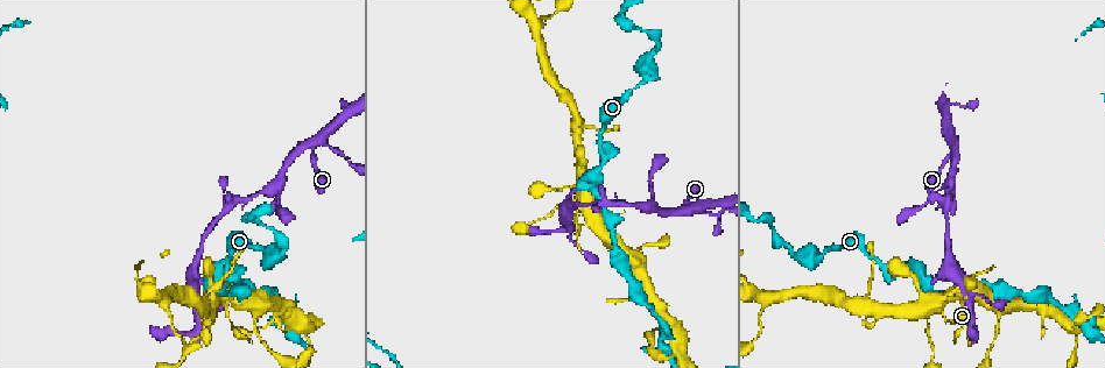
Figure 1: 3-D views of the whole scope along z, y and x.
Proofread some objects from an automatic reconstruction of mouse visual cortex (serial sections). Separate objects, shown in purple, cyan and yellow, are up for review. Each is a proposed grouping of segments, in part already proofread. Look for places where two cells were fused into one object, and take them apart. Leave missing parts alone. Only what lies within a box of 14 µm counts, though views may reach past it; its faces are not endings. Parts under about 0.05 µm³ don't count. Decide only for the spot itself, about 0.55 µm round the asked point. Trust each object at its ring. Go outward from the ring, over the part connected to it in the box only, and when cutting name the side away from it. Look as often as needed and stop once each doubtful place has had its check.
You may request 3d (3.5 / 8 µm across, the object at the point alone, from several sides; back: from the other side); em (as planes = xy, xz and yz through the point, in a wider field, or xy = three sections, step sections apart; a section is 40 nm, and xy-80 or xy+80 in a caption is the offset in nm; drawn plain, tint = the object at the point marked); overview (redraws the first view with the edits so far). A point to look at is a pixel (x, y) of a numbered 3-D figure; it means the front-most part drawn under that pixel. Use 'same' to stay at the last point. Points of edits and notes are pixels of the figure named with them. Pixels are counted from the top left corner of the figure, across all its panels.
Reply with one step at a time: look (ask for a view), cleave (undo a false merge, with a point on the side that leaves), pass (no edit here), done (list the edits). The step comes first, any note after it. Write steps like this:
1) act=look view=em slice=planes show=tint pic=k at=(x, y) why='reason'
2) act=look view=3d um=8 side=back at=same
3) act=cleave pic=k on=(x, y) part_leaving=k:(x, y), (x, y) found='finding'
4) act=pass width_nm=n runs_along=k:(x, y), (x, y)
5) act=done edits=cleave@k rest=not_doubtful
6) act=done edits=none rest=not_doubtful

act=look view=3d um=3.5 side=back pic=1 at=(226, 267) why='sharp bend'

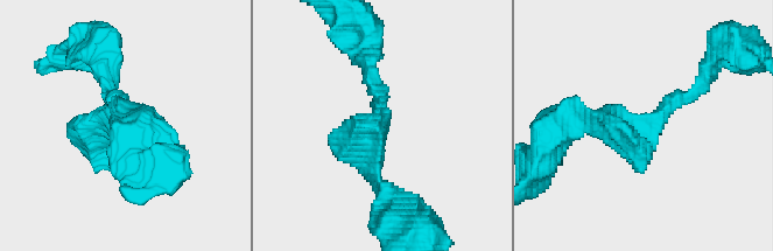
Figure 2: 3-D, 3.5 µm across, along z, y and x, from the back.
act=look view=em slice=xy step=2 show=tint pic=2 at=(384, 119)

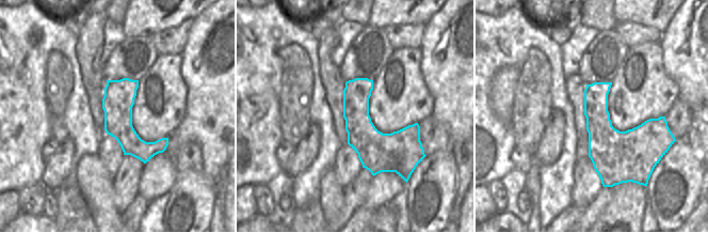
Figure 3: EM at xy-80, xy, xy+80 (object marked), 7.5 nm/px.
act=pass runs_along=3:(109, 82), (118, 125), (140, 146), (163, 146) found='continuous, no second cell'

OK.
act=look view=3d um=3.5 pic=1 at=(683, 211) why='four arms meet'

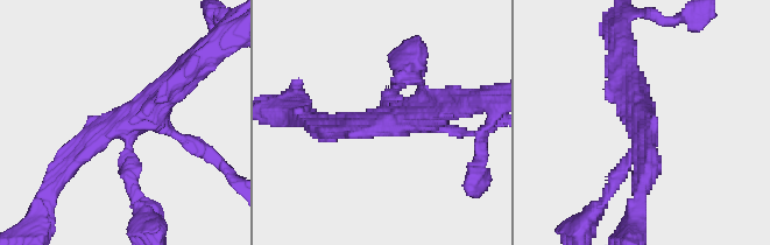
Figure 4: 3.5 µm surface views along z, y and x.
act=look view=em slice=planes show=tint pic=4 at=(643, 131) why='now the EM'

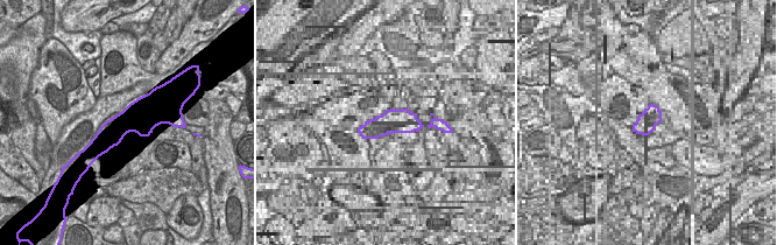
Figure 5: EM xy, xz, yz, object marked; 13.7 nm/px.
act=pass width_nm=460 runs_along=4:(403, 83), (386, 123), (322, 128) found='one cell here'

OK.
act=look view=3d um=8 pic=1 at=(234, 202) why='branch point'

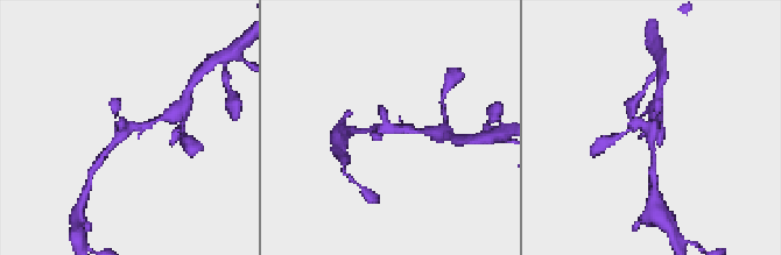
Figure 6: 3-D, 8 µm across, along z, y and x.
act=look view=3d um=3.5 pic=6 at=(651, 128) why='closer look'

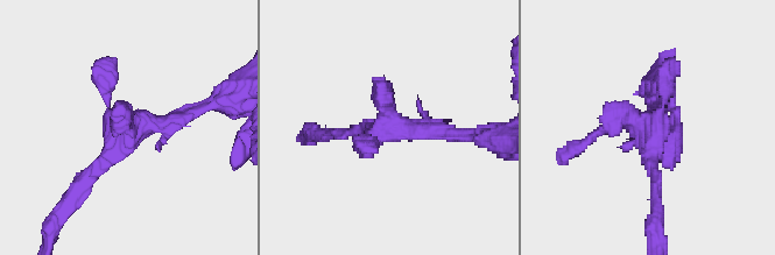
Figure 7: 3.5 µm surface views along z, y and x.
act=pass runs_along=7:(203, 106), (139, 124), (78, 192) found='continuous, no second cell'

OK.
act=done edits=none rest=not_doubtful

